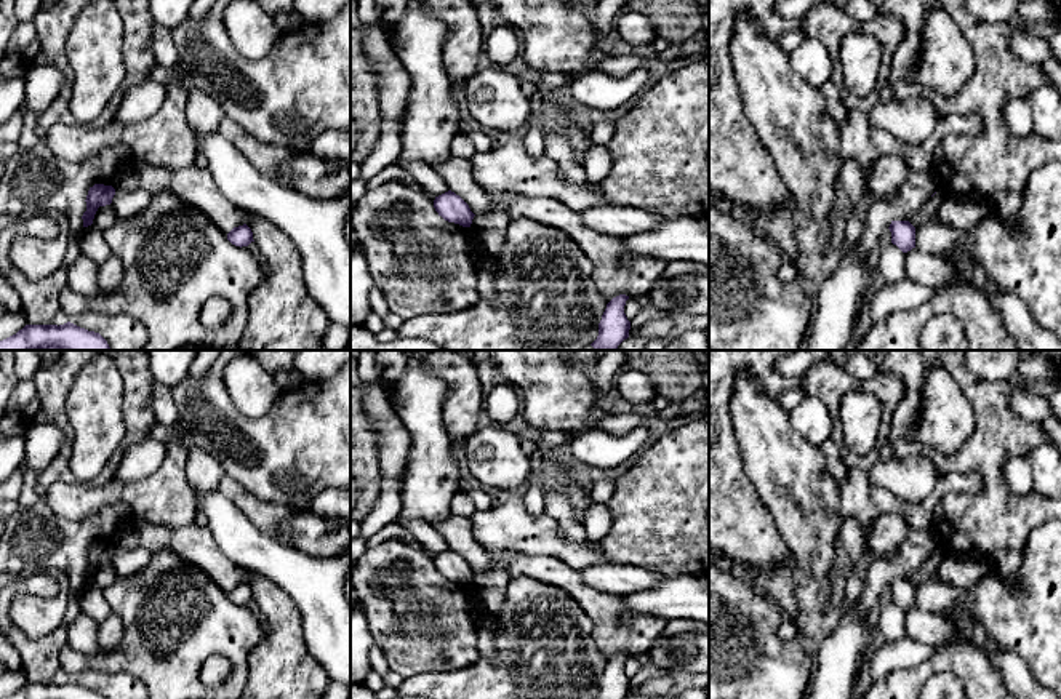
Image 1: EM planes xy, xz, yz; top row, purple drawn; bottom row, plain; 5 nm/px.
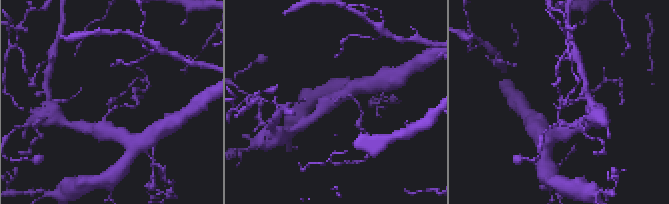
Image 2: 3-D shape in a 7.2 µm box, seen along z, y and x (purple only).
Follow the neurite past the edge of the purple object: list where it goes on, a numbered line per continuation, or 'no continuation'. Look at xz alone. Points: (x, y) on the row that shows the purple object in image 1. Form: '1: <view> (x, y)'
no continuation

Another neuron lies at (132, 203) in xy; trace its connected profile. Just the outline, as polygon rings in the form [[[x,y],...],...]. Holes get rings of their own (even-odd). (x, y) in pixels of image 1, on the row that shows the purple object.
[[[144,190],[115,192],[110,205],[117,213],[117,219],[123,221],[141,214],[150,198],[152,195]]]

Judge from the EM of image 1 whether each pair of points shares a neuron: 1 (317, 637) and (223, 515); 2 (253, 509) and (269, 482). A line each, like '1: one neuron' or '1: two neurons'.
1: one neuron
2: two neurons

